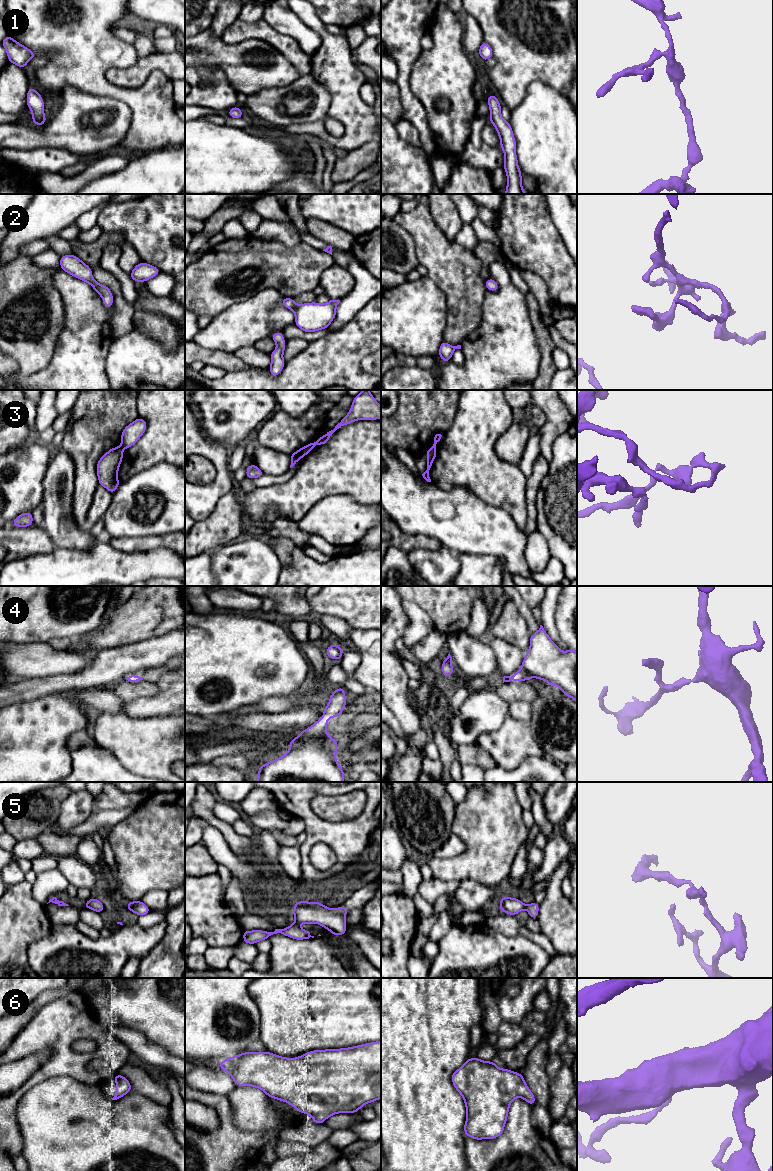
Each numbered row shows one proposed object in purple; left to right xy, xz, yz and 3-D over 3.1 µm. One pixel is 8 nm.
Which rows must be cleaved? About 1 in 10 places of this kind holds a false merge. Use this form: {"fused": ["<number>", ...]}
{"fused": []}

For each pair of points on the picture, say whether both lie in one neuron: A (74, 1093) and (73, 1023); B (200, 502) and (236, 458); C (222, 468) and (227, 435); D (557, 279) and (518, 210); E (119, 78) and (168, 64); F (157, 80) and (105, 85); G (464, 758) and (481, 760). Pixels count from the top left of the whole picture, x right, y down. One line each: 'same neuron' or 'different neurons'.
A: different neurons
B: different neurons
C: different neurons
D: same neuron
E: same neuron
F: same neuron
G: same neuron

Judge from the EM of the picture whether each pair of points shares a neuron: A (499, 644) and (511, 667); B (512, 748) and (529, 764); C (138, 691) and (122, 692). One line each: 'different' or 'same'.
A: same
B: different
C: same

